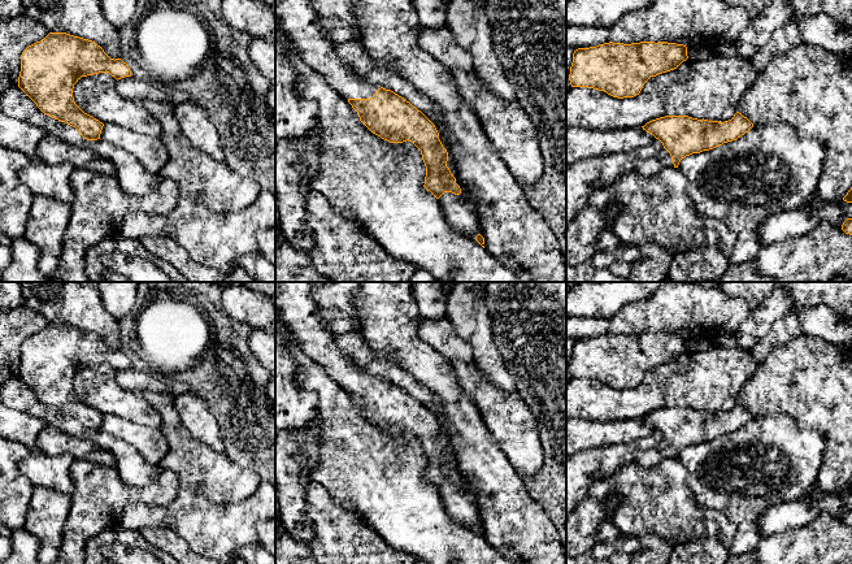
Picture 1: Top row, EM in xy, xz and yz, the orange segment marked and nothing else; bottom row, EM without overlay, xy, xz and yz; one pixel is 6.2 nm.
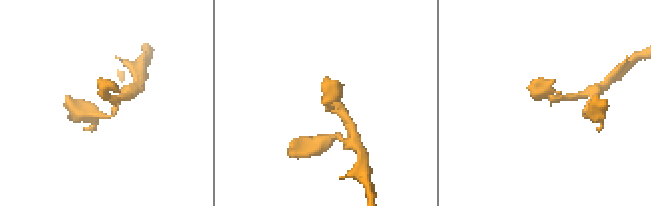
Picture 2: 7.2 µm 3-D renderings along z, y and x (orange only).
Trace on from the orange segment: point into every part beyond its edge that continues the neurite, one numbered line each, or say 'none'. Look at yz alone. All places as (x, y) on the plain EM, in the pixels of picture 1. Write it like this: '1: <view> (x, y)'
1: yz (652, 456)

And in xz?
1: xz (295, 300)

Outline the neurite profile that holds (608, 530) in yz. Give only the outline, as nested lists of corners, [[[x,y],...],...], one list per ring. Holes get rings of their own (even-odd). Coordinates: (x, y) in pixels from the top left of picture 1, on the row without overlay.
[[[607,520],[599,528],[597,541],[613,541],[617,537],[620,537],[621,534],[622,534],[622,532],[620,530],[620,528],[610,520]]]

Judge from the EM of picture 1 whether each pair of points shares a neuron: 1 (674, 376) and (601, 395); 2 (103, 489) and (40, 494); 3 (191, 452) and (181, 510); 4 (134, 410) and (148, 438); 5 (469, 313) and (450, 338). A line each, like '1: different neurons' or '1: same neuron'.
1: same neuron
2: different neurons
3: different neurons
4: different neurons
5: different neurons

